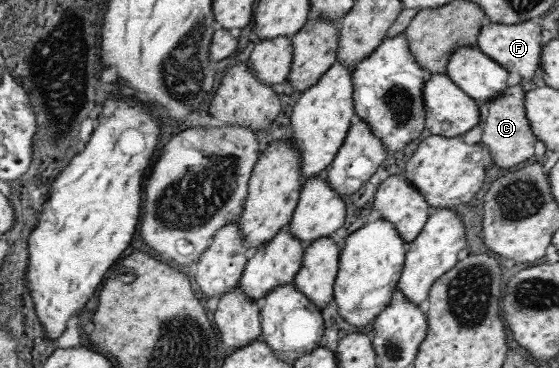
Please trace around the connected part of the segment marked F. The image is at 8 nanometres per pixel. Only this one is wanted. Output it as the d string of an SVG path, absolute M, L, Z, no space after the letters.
M532 20L517 22L516 24L496 24L487 22L477 34L475 45L497 62L508 72L516 72L521 80L530 80L534 70L539 68L541 53L541 29Z

